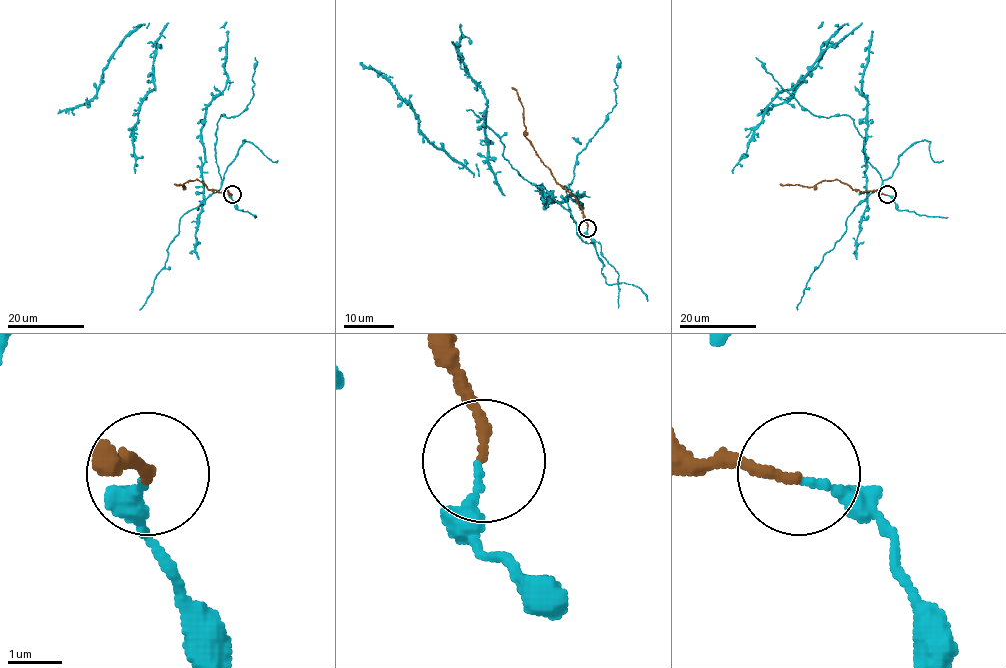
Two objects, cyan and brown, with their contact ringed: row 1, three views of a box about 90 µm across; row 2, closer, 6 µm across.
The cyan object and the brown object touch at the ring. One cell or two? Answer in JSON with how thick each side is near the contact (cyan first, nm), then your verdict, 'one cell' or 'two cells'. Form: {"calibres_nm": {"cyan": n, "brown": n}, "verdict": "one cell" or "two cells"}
{"calibres_nm": {"cyan": 150, "brown": 180}, "verdict": "one cell"}

